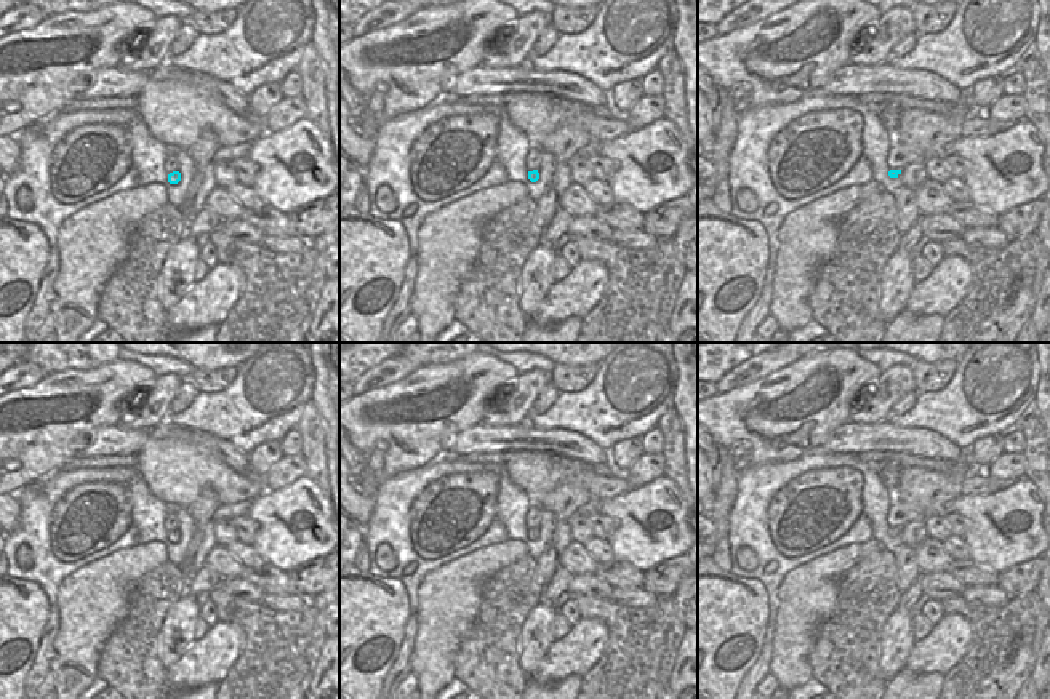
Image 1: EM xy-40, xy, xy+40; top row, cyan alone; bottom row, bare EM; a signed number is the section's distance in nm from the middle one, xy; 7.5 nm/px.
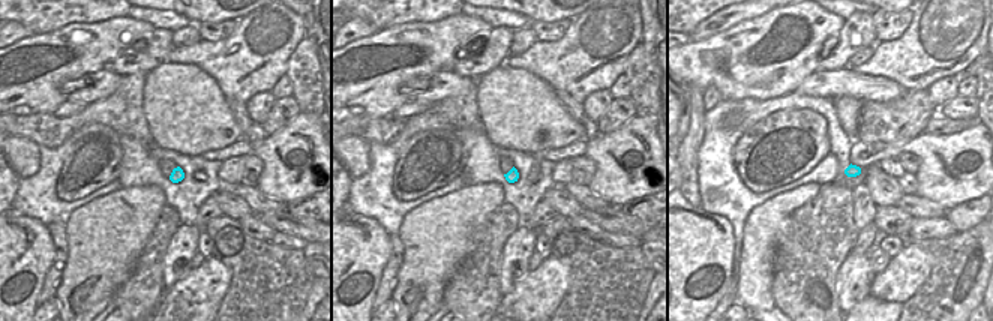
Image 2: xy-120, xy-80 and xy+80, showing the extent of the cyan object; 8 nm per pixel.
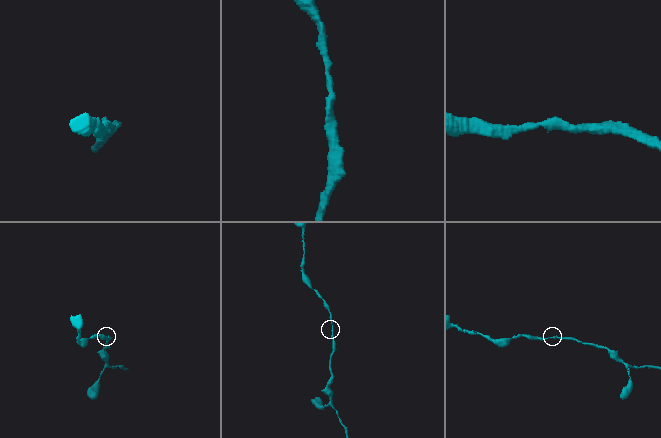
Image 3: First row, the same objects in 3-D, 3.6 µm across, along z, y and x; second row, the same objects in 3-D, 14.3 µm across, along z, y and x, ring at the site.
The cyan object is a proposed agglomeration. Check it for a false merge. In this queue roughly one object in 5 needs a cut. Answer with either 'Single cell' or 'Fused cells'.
Single cell.

